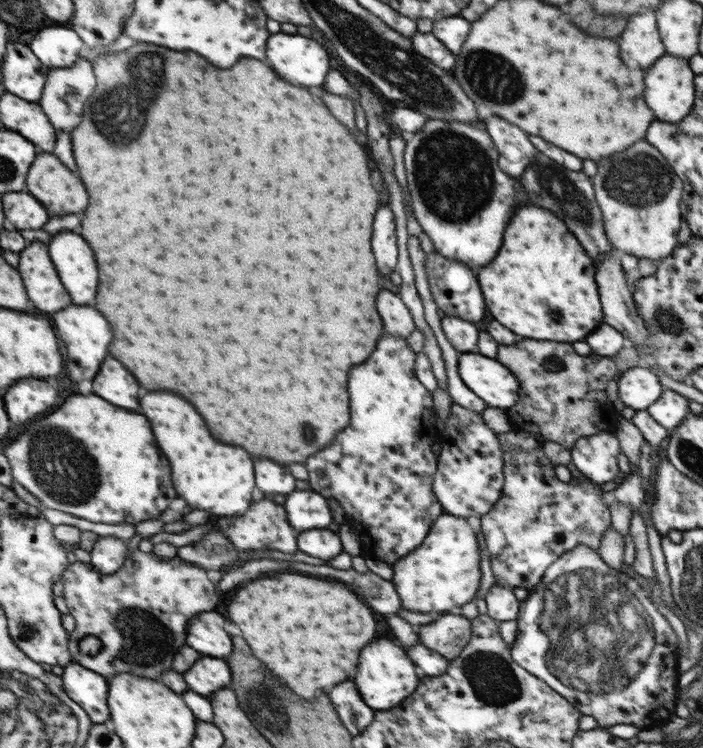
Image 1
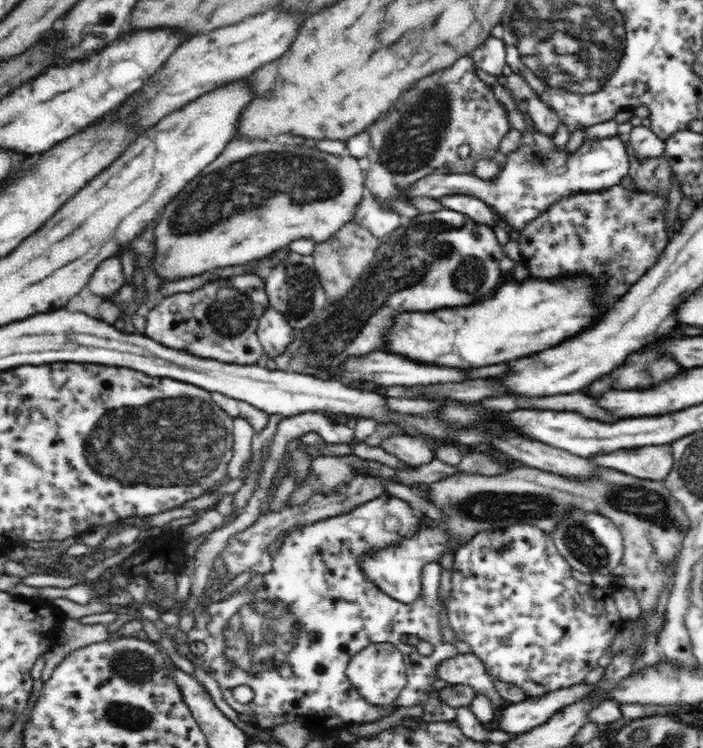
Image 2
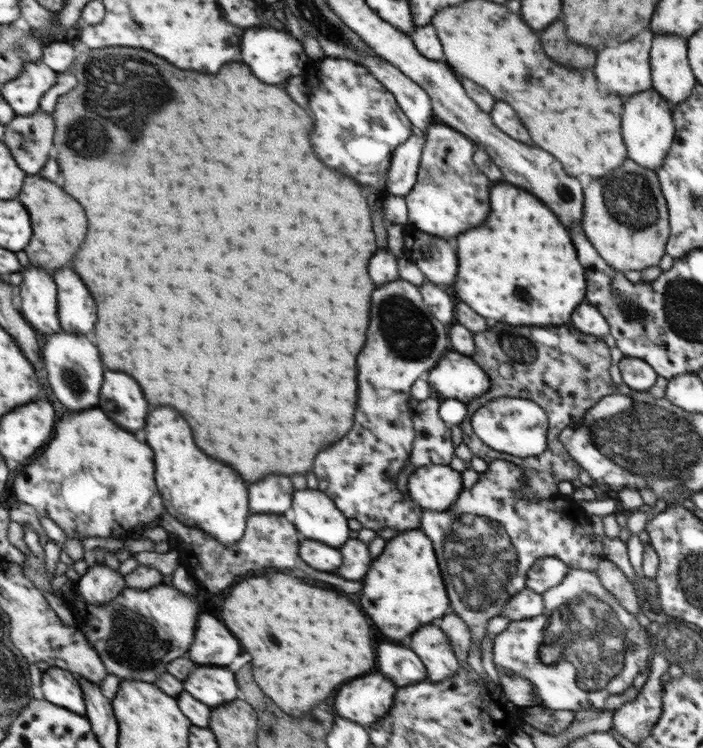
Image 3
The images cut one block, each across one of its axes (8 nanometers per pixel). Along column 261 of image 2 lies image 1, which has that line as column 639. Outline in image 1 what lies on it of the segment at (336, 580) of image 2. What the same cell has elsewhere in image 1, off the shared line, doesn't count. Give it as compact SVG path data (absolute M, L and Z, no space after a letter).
M580 544L579 547L568 551L556 559L556 562L547 568L542 582L530 590L528 598L519 608L517 620L518 632L516 640L510 645L511 656L515 659L516 664L527 669L527 672L533 676L546 681L556 693L566 698L581 714L595 718L600 728L605 729L615 724L631 724L639 729L650 728L652 725L660 722L661 719L675 715L675 707L679 699L677 690L678 678L680 676L678 672L680 656L679 649L677 648L678 636L676 636L668 620L658 612L650 598L649 591L637 583L636 576L628 576L628 572L610 568L604 562L598 550L592 550L586 544Z

